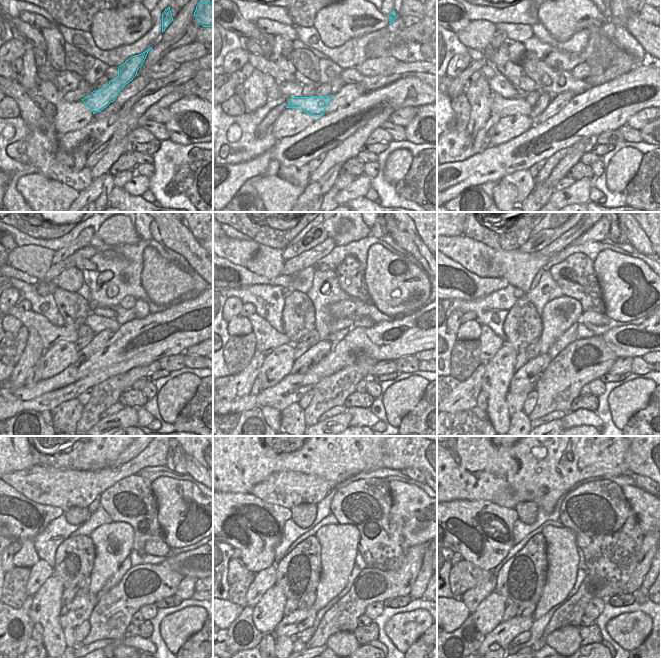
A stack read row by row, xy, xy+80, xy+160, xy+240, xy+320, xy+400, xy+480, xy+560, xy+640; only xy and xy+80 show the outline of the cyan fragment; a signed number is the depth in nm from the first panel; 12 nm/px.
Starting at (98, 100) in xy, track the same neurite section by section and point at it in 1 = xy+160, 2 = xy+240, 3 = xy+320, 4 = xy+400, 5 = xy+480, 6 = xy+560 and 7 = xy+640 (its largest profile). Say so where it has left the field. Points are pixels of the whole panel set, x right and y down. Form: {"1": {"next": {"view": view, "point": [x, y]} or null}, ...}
{"1": {"next": {"view": "xy+160", "point": [502, 107]}}, "2": {"next": {"view": "xy+240", "point": [50, 335]}}, "3": {"next": {"view": "xy+320", "point": [268, 339]}}, "4": {"next": {"view": "xy+400", "point": [490, 343]}}, "5": {"next": {"view": "xy+480", "point": [41, 571]}}, "6": {"next": {"view": "xy+560", "point": [266, 578]}}, "7": {"next": {"view": "xy+640", "point": [472, 598]}}}

